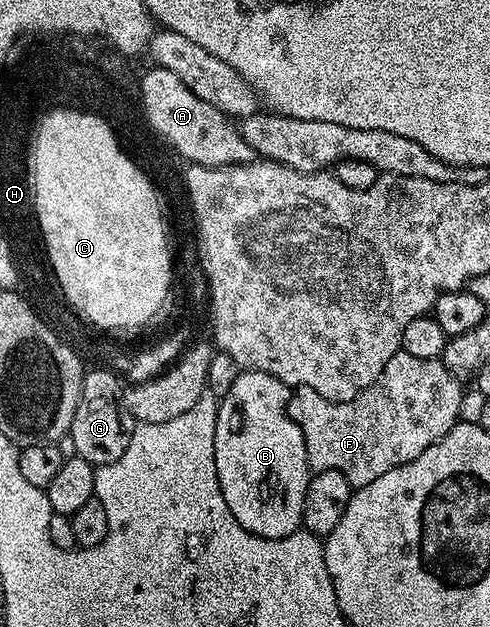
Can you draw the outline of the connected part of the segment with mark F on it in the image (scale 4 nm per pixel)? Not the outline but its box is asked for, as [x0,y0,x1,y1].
[288,351,461,489]

